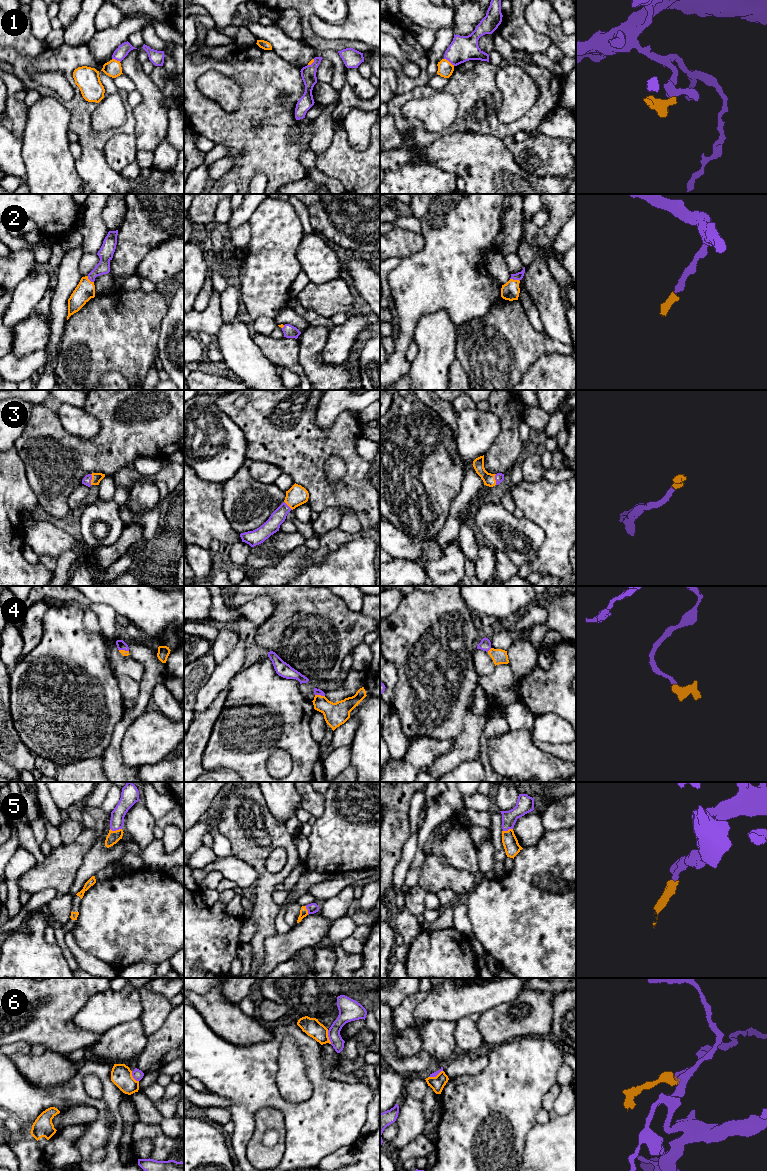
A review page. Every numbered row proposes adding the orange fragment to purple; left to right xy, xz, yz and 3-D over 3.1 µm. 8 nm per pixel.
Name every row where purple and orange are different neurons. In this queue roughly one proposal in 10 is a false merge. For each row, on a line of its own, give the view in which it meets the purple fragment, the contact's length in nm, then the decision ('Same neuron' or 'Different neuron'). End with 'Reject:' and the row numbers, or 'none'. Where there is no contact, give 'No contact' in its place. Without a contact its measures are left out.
1: Touches purple in yz. Shared border 110 nm. Different neuron
2: Touches purple in yz. Shared border 80 nm. Same neuron
3: Touches purple in xy. Shared border 90 nm. Same neuron
4: Touches purple in xz. Shared border 80 nm. Same neuron
5: Touches purple in xy. Shared border 100 nm. Same neuron
6: Touches purple in xz. Shared border 120 nm. Different neuron
Reject: 1, 6

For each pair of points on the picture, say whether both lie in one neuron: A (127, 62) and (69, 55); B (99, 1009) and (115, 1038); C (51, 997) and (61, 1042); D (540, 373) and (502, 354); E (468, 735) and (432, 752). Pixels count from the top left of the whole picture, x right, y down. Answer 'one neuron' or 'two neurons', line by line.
A: two neurons
B: two neurons
C: one neuron
D: two neurons
E: two neurons

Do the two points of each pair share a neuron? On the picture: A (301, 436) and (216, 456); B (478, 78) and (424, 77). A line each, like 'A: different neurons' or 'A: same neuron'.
A: different neurons
B: different neurons

